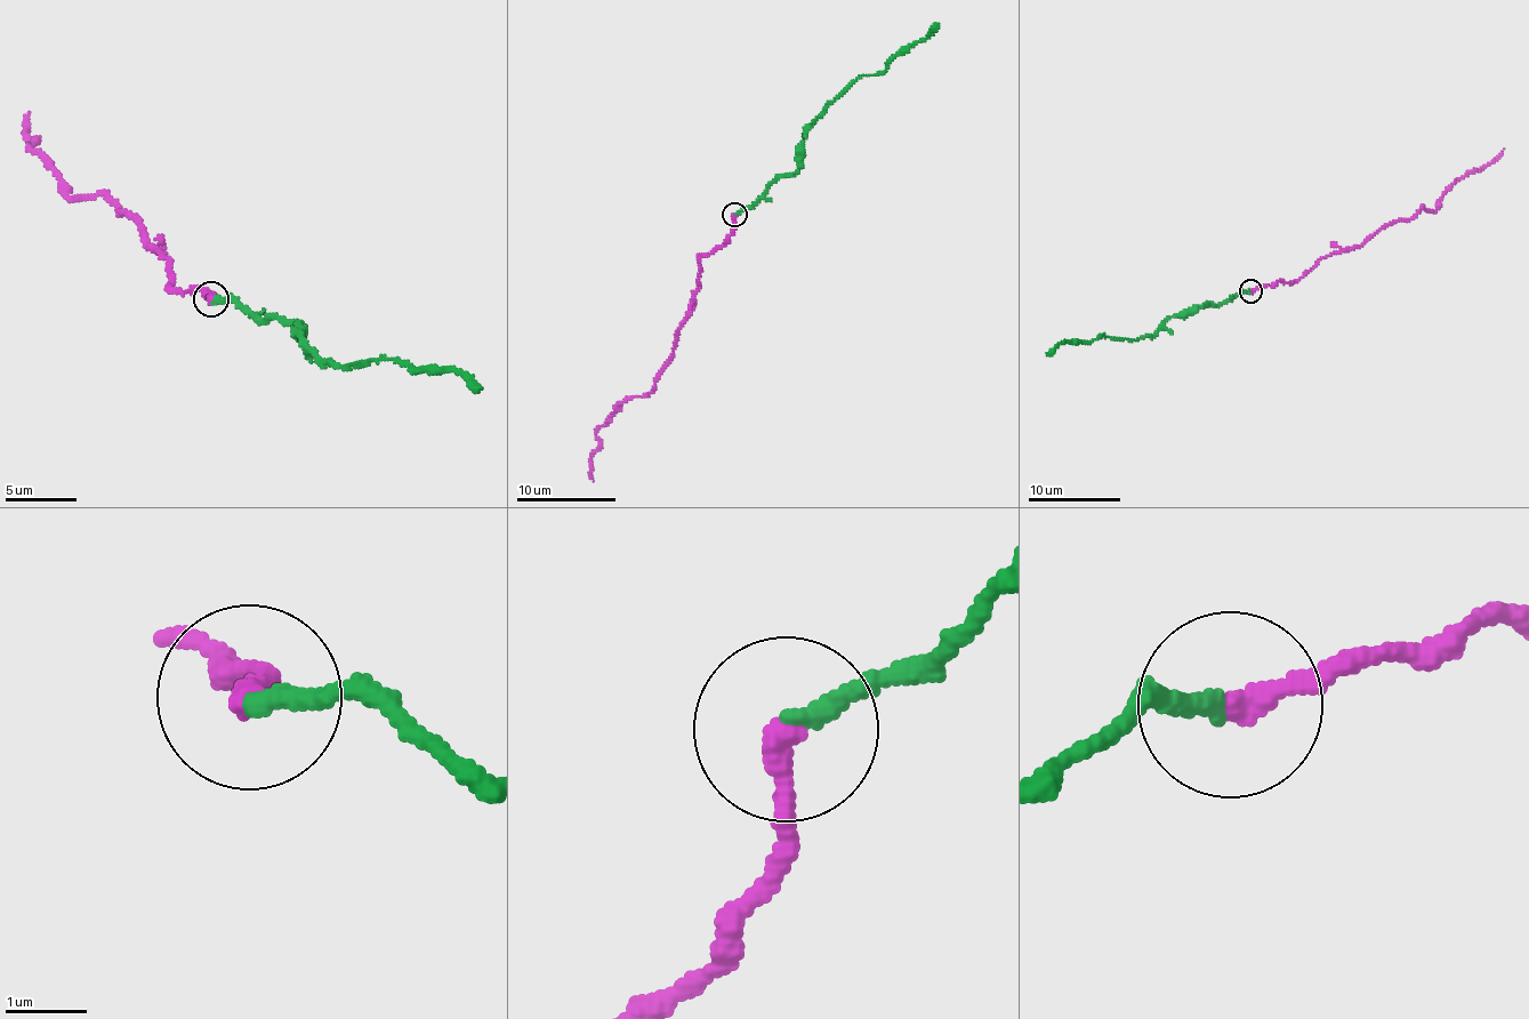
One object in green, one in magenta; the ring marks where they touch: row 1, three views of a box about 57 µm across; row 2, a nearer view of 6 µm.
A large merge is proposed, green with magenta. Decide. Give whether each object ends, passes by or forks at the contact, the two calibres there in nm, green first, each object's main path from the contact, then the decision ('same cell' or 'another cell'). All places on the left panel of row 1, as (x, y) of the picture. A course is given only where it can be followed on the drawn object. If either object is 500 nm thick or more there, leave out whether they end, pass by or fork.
green ends; magenta ends; calibres 240 and 300 nm; course green (211, 299), (294, 320), (338, 367), (397, 359), (460, 370), (480, 387); course magenta (211, 299), (200, 289), (176, 293), (171, 264), (102, 194), (69, 198), (29, 145), (29, 112); same cell

